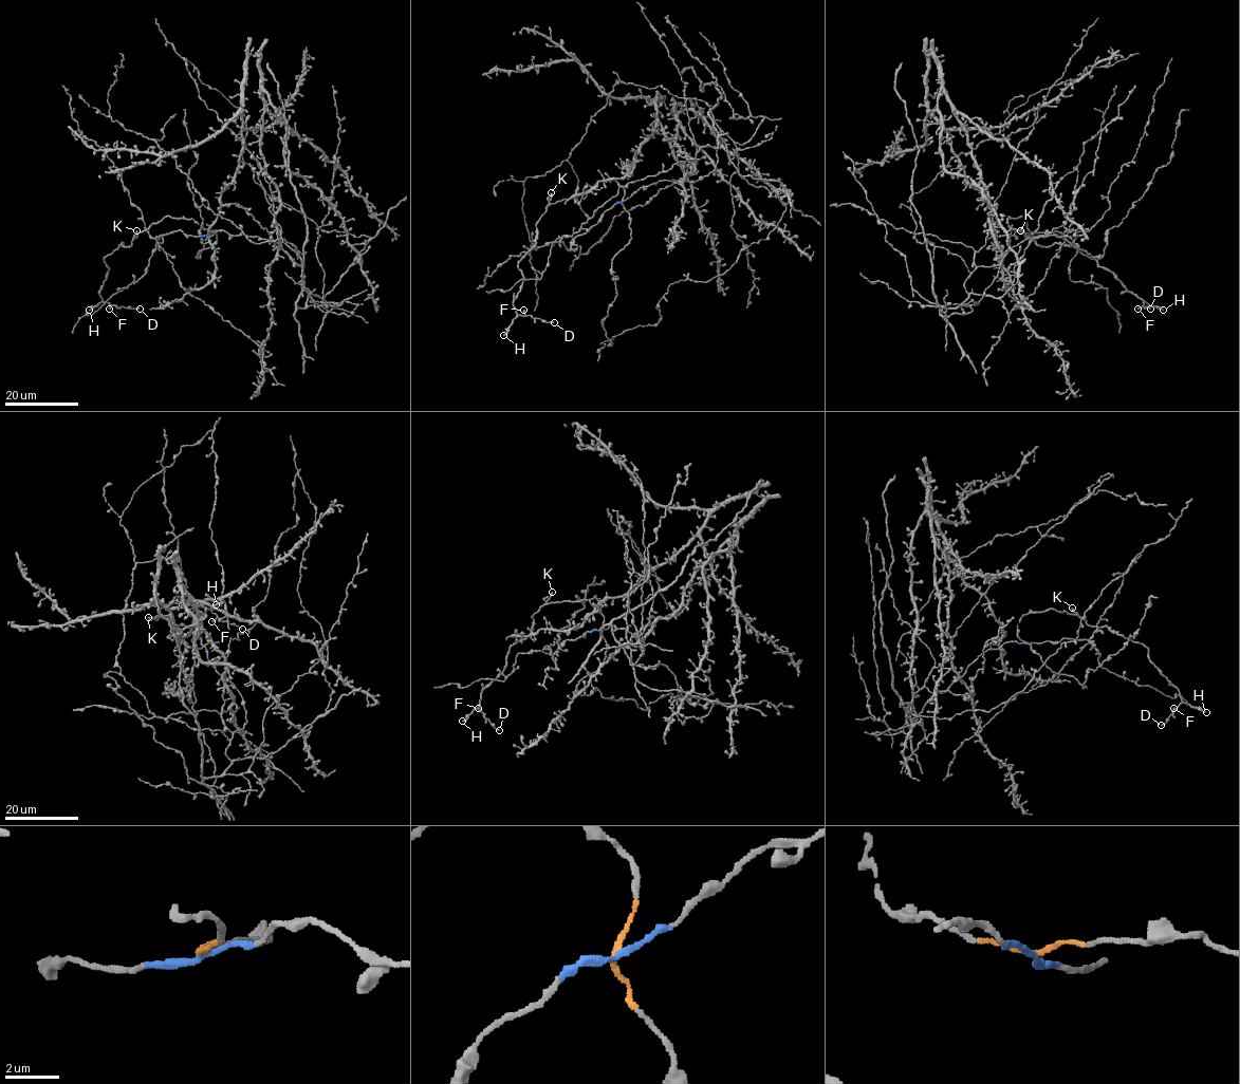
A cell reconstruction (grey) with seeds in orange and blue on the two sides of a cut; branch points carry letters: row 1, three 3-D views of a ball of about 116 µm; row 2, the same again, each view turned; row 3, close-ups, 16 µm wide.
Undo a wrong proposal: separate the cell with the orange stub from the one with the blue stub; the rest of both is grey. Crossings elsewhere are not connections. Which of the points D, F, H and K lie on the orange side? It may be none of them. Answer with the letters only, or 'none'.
D, F, H, K

